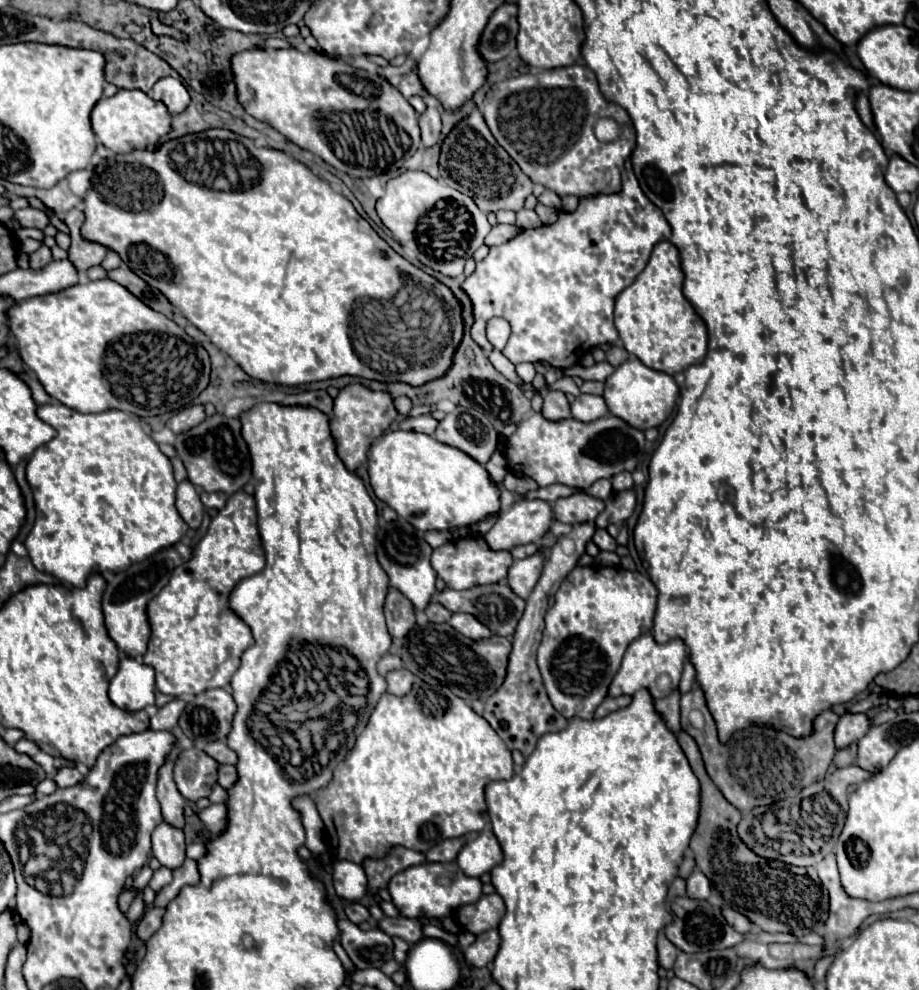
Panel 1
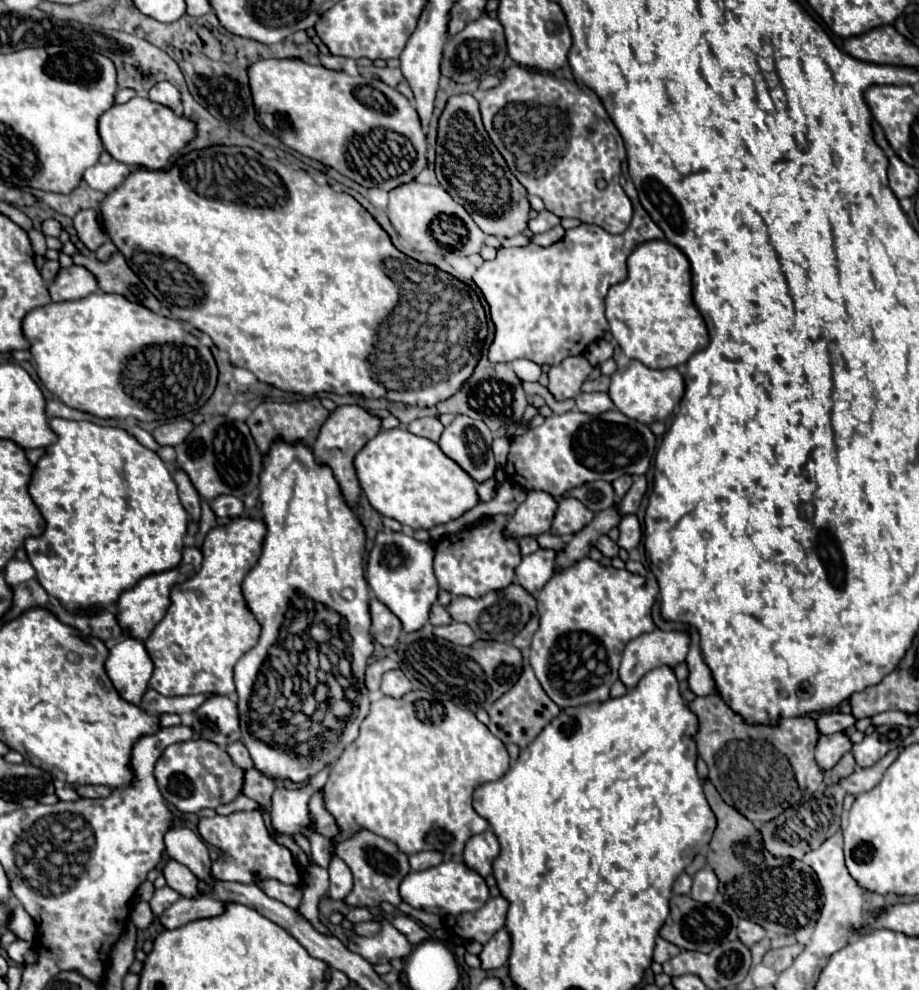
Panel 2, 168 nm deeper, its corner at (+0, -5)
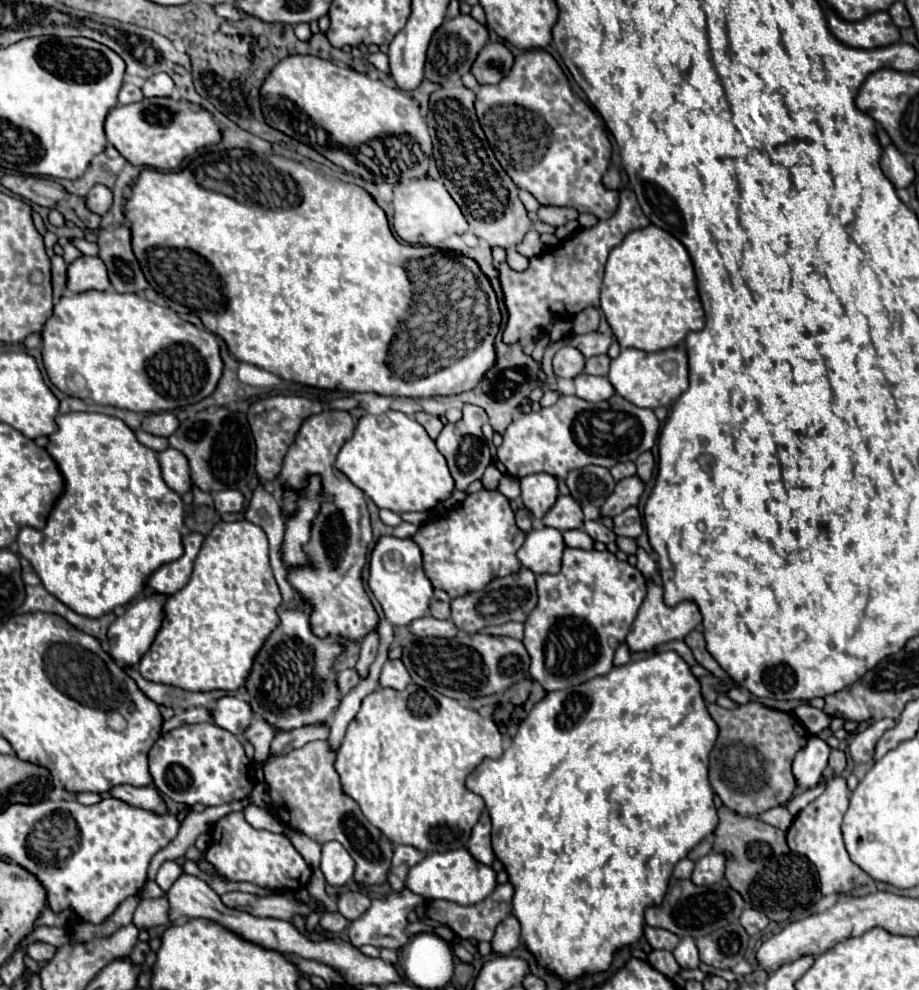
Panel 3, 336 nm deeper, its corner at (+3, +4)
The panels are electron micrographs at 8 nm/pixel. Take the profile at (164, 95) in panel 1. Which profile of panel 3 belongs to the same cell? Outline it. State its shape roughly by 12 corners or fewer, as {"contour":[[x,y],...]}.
{"contour":[[154,74],[142,86],[150,96],[170,96],[174,82],[168,74]]}

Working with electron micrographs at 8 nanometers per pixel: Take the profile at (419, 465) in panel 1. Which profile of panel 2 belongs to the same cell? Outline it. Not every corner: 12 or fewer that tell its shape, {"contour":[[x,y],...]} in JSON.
{"contour":[[379,431],[353,465],[369,503],[411,529],[479,503],[437,443]]}

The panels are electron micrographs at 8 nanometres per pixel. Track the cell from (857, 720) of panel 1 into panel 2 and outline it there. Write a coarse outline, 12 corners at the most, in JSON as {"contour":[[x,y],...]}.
{"contour":[[843,733],[819,737],[817,765],[829,771],[851,751]]}

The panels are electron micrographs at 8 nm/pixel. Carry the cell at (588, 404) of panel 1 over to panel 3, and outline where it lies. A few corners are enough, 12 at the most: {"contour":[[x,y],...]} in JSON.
{"contour":[[604,376],[574,378],[576,396],[586,402],[610,400],[612,384]]}

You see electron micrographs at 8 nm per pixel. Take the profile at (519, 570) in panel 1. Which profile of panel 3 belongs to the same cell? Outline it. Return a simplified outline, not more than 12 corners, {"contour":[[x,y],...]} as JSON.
{"contour":[[532,530],[518,560],[534,574],[558,574],[562,532]]}

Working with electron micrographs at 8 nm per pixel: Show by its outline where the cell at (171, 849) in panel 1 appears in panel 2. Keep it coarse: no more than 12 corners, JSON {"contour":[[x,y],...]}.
{"contour":[[169,859],[163,867],[167,885],[193,899],[197,877],[185,865]]}

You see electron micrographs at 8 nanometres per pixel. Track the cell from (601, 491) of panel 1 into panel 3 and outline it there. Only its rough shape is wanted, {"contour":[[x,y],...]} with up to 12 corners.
{"contour":[[606,468],[566,476],[578,504],[602,506],[616,482]]}

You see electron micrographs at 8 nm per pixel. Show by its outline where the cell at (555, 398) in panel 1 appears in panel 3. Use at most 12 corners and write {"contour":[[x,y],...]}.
{"contour":[[562,346],[552,360],[558,378],[584,372],[584,356]]}

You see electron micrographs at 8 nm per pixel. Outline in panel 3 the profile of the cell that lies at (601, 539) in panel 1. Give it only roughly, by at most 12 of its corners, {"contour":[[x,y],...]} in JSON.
{"contour":[[586,520],[584,532],[596,542],[608,544],[616,534],[598,520]]}

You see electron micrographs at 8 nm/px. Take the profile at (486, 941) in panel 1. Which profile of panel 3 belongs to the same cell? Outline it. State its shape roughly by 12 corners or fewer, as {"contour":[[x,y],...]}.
{"contour":[[512,914],[496,926],[492,952],[506,956],[520,946]]}

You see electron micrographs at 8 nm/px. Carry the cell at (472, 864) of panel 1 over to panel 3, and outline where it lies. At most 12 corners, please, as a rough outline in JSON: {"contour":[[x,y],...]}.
{"contour":[[482,812],[466,848],[482,864],[494,862],[490,816]]}

